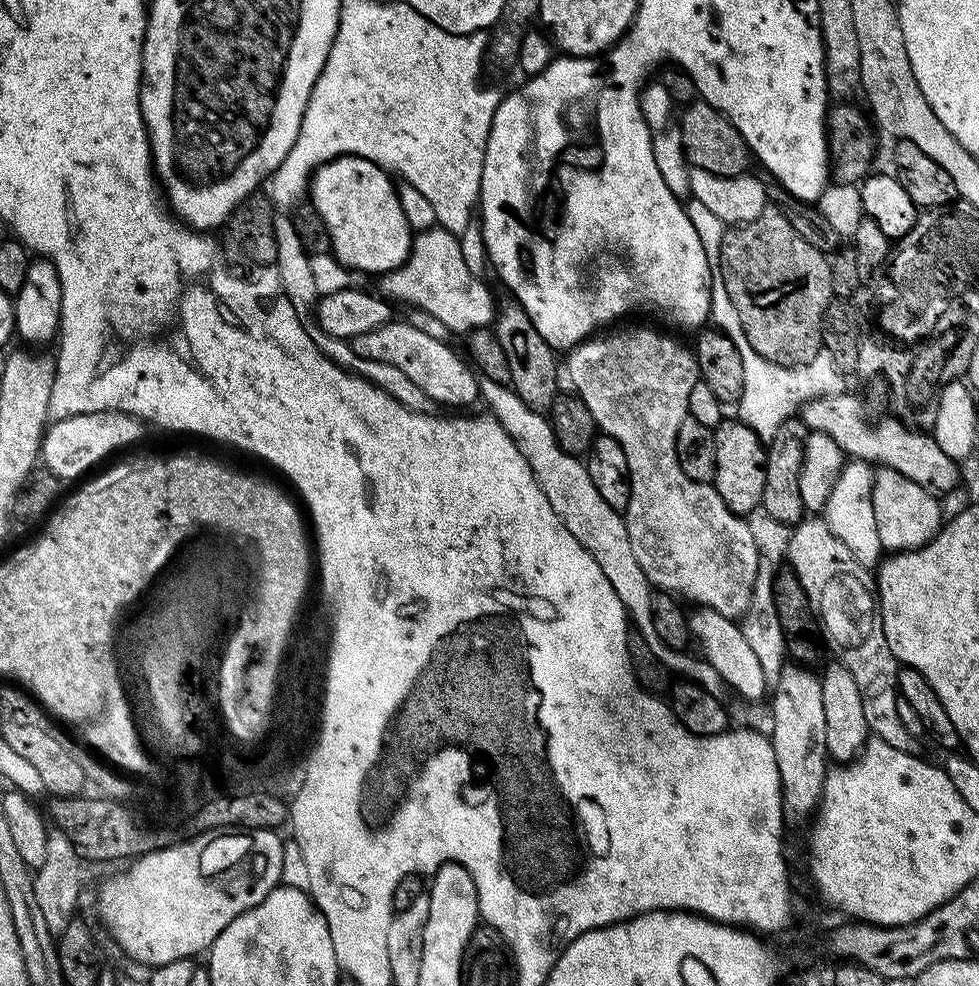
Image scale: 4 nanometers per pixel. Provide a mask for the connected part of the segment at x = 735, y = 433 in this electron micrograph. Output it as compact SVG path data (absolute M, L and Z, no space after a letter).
M725 418L714 429L716 433L716 478L714 487L722 502L736 515L747 517L761 507L760 499L766 486L766 462L768 453L765 441L750 426L738 418Z

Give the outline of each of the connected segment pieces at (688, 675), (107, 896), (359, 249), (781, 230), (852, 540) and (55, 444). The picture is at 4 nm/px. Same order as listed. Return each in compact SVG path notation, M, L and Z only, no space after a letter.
M481 379L478 384L478 396L481 401L488 403L487 411L500 423L502 430L510 434L514 446L522 450L522 458L526 458L538 486L542 486L542 494L546 494L546 502L550 502L550 507L553 508L554 514L558 514L562 526L566 526L566 530L570 530L570 534L578 538L586 554L590 554L590 558L598 562L598 567L602 574L606 574L610 586L614 586L614 594L618 594L618 602L622 602L631 627L640 631L637 632L639 639L646 642L646 646L660 659L660 663L668 667L669 673L676 675L677 672L677 677L700 684L711 696L719 697L720 691L725 691L726 685L718 670L714 670L708 660L697 658L695 655L687 656L687 651L666 646L666 642L658 638L654 622L650 622L650 598L654 591L652 584L646 574L642 574L642 566L638 566L634 558L634 550L630 547L630 534L626 534L623 515L613 510L602 499L602 494L598 494L594 481L590 479L587 463L579 456L566 454L566 450L558 446L551 419L543 412L530 410L530 406L526 406L526 402L518 398L511 386Z
M217 830L215 832L201 832L193 835L192 840L177 842L171 848L159 848L156 852L148 852L144 856L135 857L131 861L132 864L125 872L120 872L117 876L112 876L100 888L100 893L96 896L96 904L100 907L100 920L108 927L110 935L116 939L116 944L129 956L132 960L137 960L140 964L150 964L153 969L162 967L166 963L178 962L179 959L196 958L196 955L207 953L211 949L212 943L218 938L218 934L222 934L222 930L226 930L226 926L230 926L230 922L234 922L234 918L238 918L242 914L246 914L246 910L250 910L254 906L258 906L258 902L262 902L262 898L266 898L266 894L273 892L281 883L280 875L282 874L283 848L285 841L279 839L277 833L272 830Z
M339 156L317 168L310 181L310 200L312 208L320 215L328 236L332 239L332 252L348 268L357 268L360 272L383 274L392 272L408 261L408 252L412 249L414 233L402 214L402 202L397 185L392 185L393 177L361 156Z
M775 206L765 208L762 214L758 214L758 218L754 218L754 222L725 231L722 238L722 254L720 255L718 275L726 282L726 291L730 294L730 302L734 302L734 310L738 310L738 319L742 321L742 330L746 334L750 346L754 346L754 350L759 356L775 364L781 364L784 368L796 368L800 364L809 364L811 359L819 354L822 349L822 314L826 314L826 306L834 299L828 259L829 257L825 253L820 253Z
M853 459L845 463L844 468L838 474L838 480L834 482L834 490L830 490L830 498L824 507L822 518L830 526L834 538L854 554L854 558L865 570L872 570L879 565L882 559L882 549L878 542L878 525L874 522L874 502L872 501L872 478L874 472L863 460Z
M91 412L90 414L78 414L77 416L67 416L65 420L58 420L47 425L40 444L40 453L43 467L49 472L59 476L61 481L68 482L75 476L80 476L83 472L88 472L99 460L107 458L111 452L116 452L119 448L124 448L127 444L132 444L144 432L145 425L134 416L128 416L124 412Z

